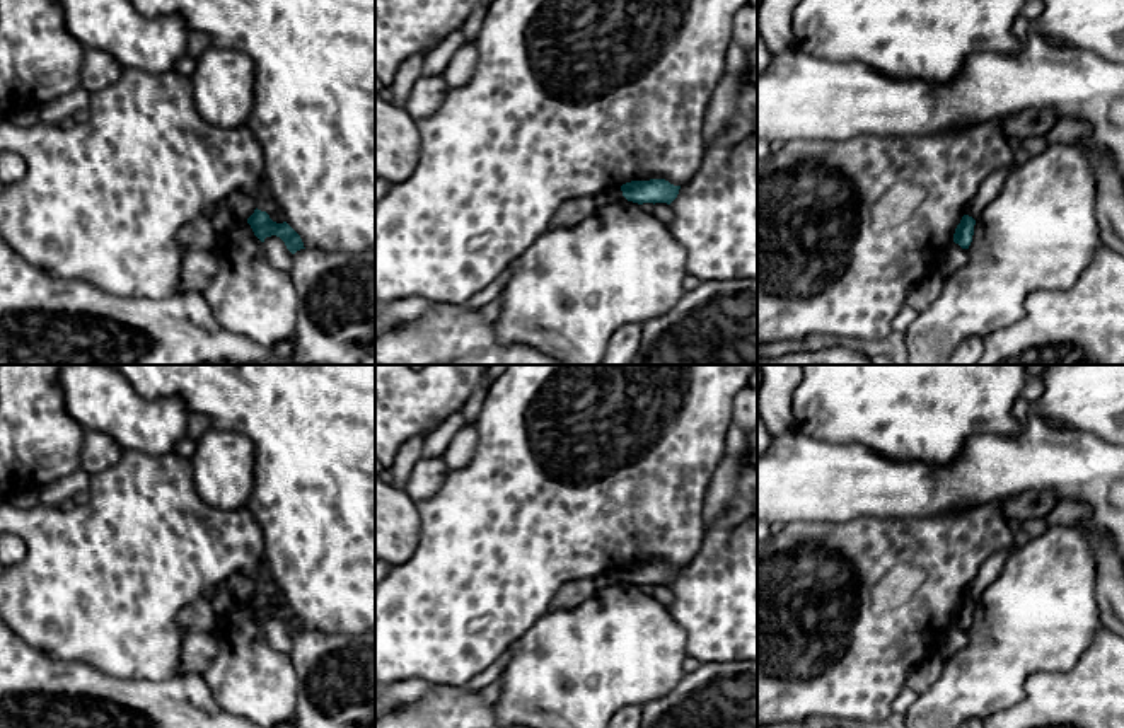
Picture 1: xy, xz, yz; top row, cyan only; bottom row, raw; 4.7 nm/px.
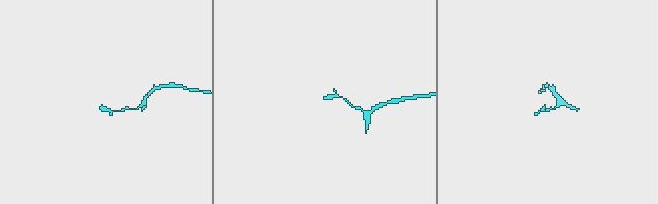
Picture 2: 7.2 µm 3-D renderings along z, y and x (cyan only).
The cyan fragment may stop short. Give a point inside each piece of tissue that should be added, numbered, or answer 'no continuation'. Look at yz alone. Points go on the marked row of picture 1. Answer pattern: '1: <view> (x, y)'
no continuation

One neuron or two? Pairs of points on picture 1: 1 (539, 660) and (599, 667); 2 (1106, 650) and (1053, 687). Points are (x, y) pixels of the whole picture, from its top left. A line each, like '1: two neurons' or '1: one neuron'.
1: one neuron
2: one neuron

